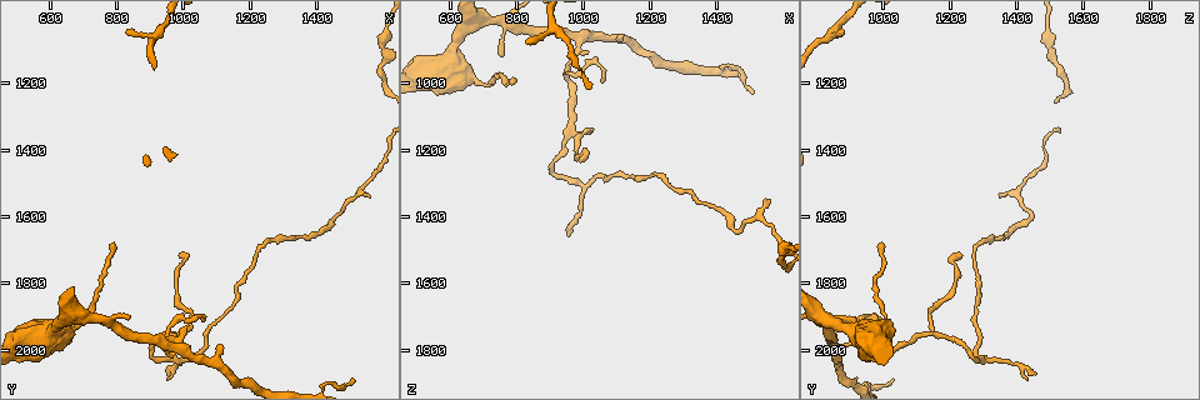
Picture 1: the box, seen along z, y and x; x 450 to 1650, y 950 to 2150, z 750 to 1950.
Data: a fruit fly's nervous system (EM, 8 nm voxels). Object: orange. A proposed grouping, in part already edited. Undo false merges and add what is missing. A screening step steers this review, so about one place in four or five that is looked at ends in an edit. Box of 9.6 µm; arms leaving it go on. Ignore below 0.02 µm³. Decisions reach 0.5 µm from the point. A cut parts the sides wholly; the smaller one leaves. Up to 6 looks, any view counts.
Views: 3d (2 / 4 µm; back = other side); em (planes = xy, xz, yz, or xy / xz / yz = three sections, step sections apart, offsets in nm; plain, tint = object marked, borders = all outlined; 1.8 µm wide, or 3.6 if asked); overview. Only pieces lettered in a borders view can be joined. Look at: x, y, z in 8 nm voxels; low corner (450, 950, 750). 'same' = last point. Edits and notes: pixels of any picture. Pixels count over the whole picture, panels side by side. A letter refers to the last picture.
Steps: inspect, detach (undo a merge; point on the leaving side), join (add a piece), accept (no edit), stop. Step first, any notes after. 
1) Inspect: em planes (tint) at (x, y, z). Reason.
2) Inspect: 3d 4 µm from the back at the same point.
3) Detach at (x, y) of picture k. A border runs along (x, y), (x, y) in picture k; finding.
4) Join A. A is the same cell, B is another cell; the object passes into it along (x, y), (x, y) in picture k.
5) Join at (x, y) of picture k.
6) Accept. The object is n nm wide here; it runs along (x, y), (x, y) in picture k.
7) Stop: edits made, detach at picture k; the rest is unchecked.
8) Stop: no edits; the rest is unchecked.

Inspect: 3d 2 µm at (760, 1910, 920). Branch stops here.

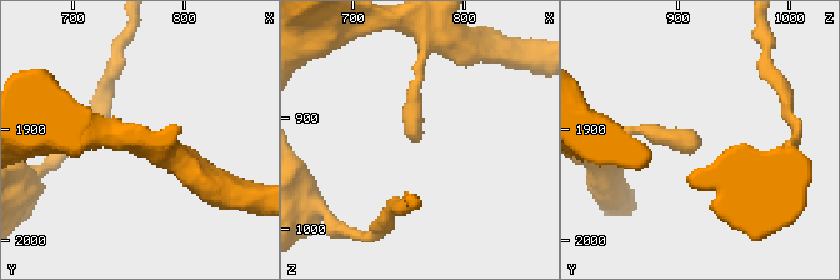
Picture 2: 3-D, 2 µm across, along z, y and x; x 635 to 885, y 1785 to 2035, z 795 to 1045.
Inspect: em 3.6 µm xy step 16 (borders) at (760, 1908, 922).

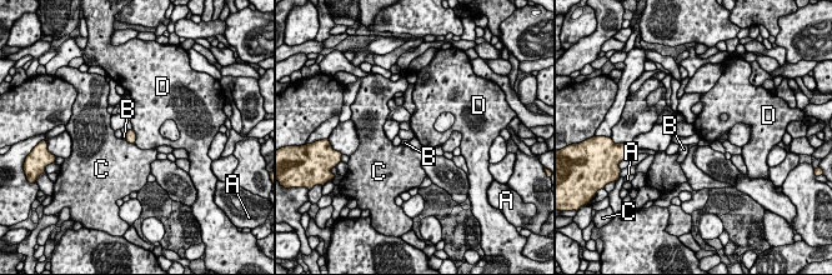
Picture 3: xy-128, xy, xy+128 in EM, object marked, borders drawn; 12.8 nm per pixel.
Accept. The longest contact is with D, 190 nm; A, B, C and D are other cells; a border runs along (133, 129), (135, 143) in picture 3; none of them fits.

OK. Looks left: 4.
Inspect: 3d 4 µm at (1020, 1930, 910).

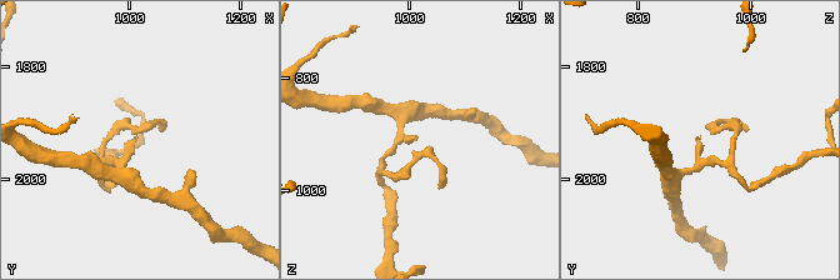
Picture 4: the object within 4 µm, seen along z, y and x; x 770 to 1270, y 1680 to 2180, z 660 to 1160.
Inspect: em xy step 8 (borders) at (1015, 1925, 910).

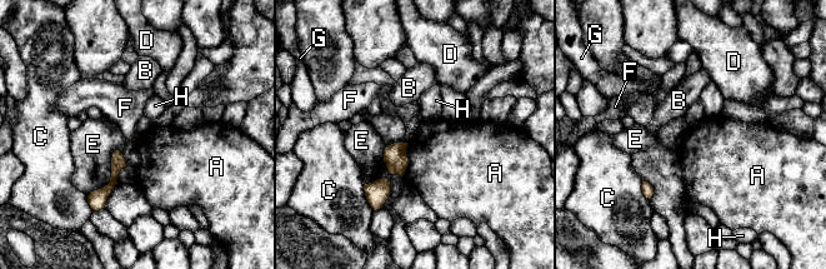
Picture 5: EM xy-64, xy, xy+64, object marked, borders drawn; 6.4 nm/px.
Inspect: em planes (borders) at the same point.

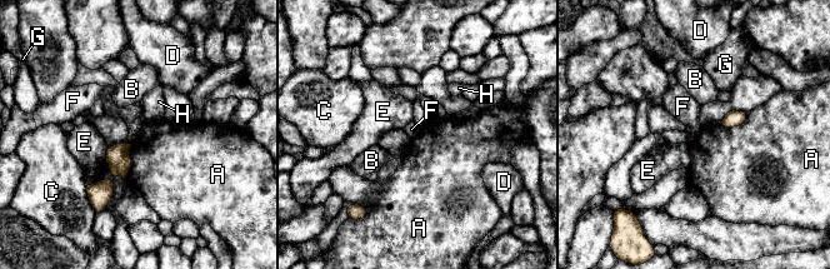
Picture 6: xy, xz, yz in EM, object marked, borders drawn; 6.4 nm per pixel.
Join F. F is the same cell, A, B, C, D, E, G and H are other cells; the neuron continues.

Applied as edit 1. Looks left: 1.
Inspect: em yz step 8 (borders) at (960, 2070, 1460). Tapers out.

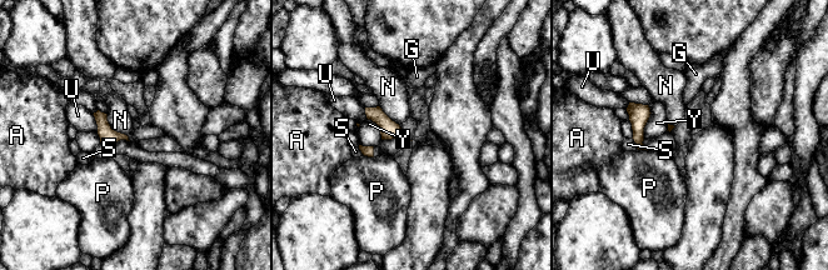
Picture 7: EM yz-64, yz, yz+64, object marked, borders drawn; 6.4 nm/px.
Accept. A, G, N, P, S, U and Y are other cells; a border runs along (106, 114), (109, 125), (130, 140) in picture 7; none of them fits.

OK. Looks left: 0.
Stop: edits made, join at picture 6; the rest is unchecked.

